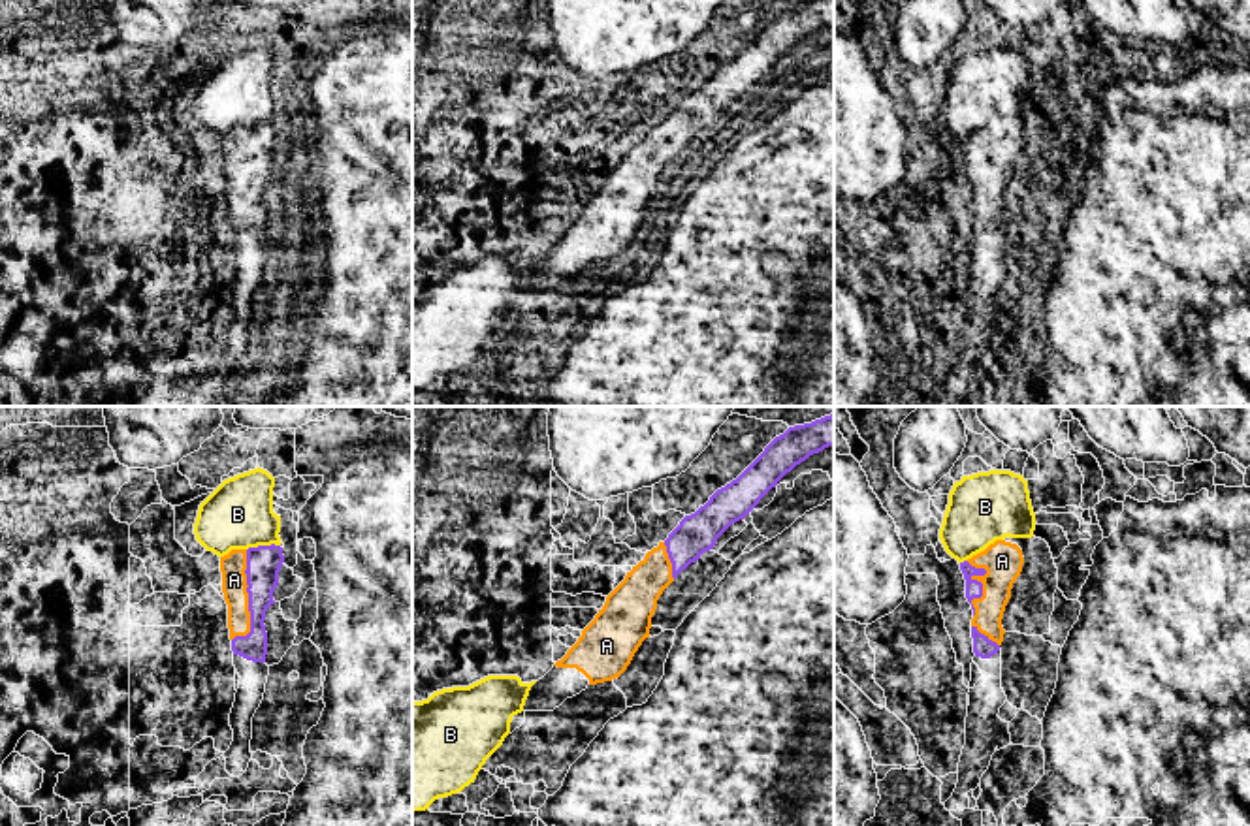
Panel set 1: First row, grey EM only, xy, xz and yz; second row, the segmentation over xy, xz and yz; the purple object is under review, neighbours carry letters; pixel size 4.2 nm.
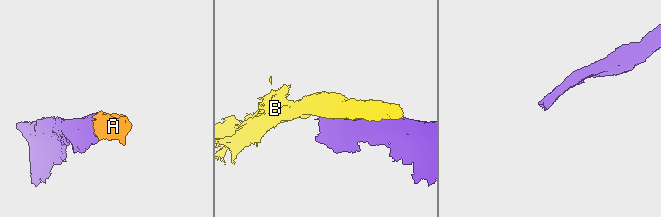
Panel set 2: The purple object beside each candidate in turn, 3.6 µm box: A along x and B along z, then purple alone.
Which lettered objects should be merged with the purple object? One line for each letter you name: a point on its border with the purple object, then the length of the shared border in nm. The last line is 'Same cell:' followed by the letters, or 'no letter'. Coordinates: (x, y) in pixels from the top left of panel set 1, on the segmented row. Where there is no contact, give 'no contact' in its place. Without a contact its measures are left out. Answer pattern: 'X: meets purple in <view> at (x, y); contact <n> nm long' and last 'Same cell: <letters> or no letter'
A: meets purple in xy at (249, 599); contact 400 nm long
Same cell: A

